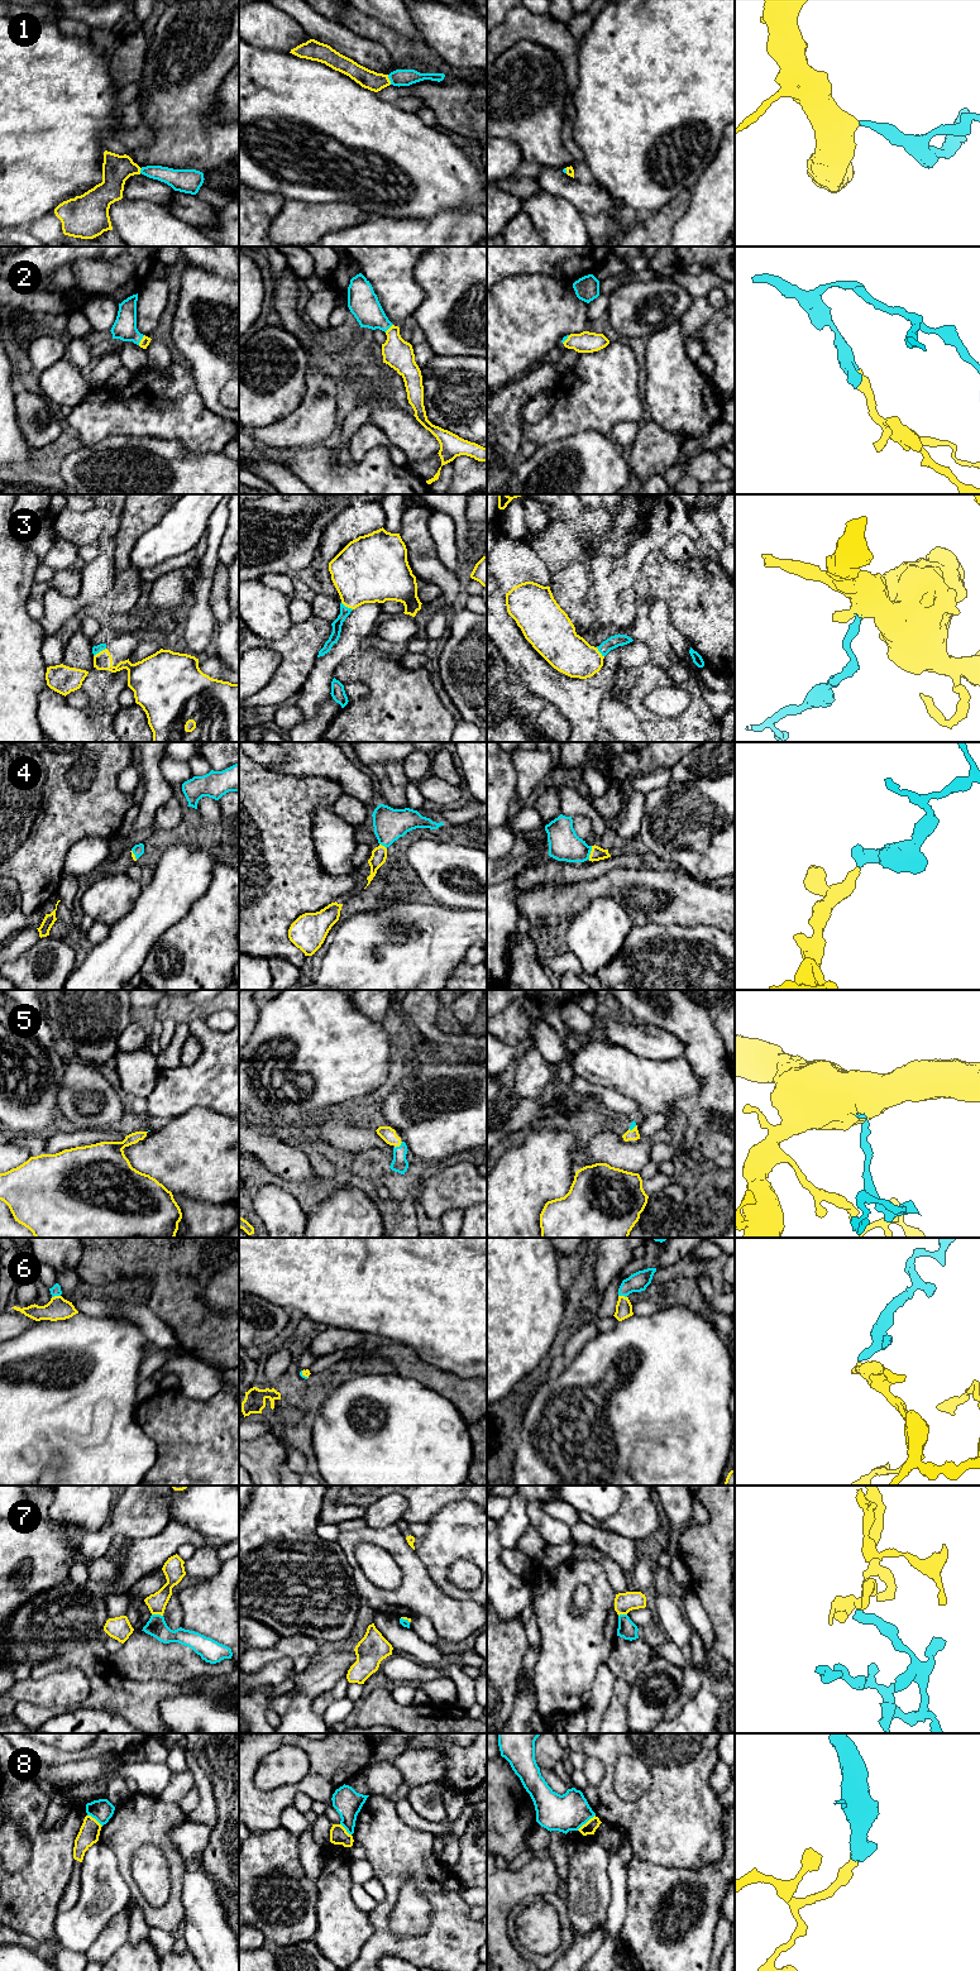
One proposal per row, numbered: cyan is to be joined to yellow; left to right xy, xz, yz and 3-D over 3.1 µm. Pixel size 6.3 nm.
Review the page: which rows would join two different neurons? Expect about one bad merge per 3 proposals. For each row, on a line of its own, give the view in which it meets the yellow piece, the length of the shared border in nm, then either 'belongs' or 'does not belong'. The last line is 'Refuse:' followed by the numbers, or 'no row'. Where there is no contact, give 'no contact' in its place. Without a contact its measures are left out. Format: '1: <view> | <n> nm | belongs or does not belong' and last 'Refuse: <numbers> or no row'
1: xz | 70 nm | belongs
2: xy | 80 nm | belongs
3: xy | 100 nm | belongs
4: yz | 90 nm | belongs
5: xz | 60 nm | belongs
6: xy | 60 nm | belongs
7: xy | 70 nm | does not belong
8: yz | 160 nm | does not belong
Refuse: 7, 8

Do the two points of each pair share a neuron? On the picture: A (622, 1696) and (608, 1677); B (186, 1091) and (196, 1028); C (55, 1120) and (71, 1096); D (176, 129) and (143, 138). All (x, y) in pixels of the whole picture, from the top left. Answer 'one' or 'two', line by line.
A: two
B: one
C: two
D: two

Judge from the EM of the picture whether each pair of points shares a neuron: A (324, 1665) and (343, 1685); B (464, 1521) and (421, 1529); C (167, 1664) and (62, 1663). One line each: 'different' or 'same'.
A: different
B: different
C: different

